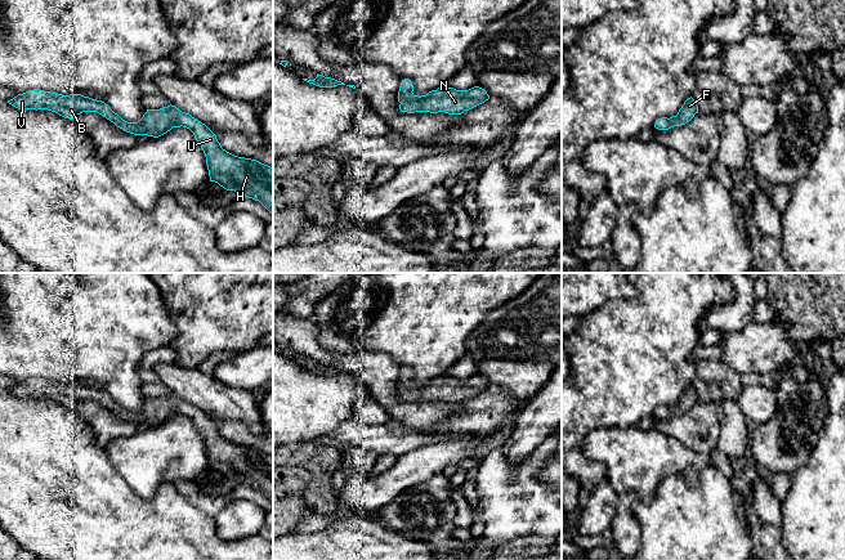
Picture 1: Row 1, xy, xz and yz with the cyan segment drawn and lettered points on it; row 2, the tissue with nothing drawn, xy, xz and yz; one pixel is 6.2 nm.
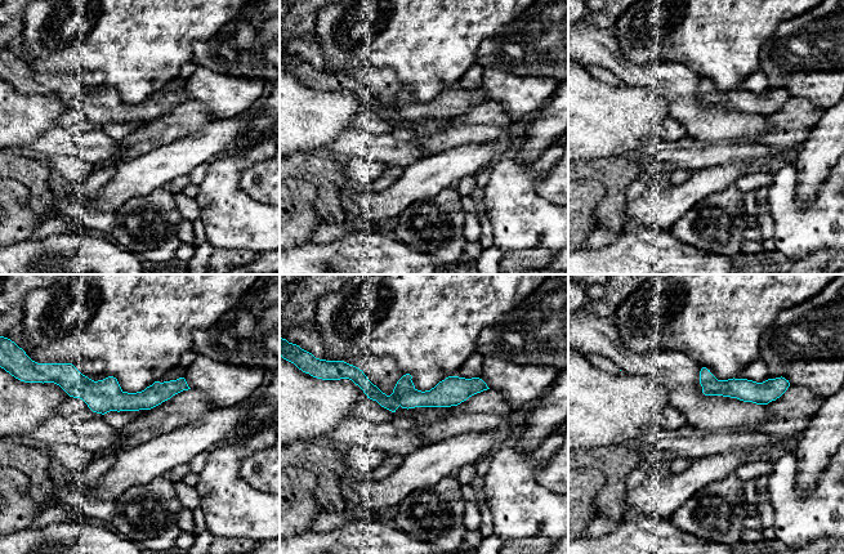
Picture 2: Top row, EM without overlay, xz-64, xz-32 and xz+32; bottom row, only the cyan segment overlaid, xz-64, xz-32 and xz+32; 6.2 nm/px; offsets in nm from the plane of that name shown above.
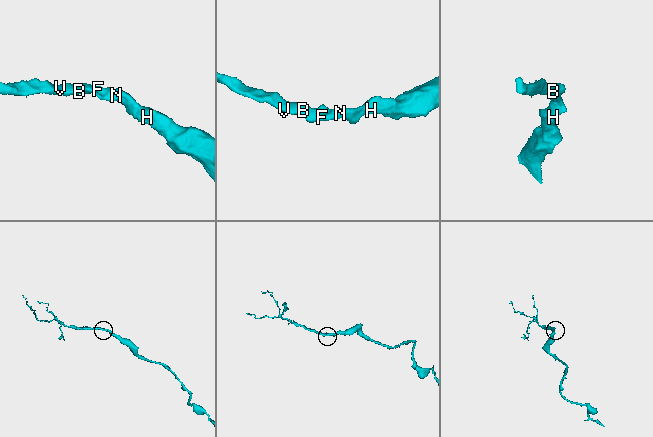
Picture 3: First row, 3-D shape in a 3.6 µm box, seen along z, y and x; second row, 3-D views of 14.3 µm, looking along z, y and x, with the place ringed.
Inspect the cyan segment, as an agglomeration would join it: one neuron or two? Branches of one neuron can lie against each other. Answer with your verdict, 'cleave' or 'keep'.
keep

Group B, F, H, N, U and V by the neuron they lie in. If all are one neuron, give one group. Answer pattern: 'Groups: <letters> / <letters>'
Groups: B F H N U V

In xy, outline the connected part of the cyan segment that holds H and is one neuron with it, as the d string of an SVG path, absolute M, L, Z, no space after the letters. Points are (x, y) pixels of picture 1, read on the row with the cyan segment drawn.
M35 89L18 94L8 103L18 109L48 109L70 120L82 112L97 112L134 135L158 138L173 127L187 127L205 153L210 182L227 191L234 191L237 196L259 201L273 216L273 167L227 152L205 124L175 106L147 109L138 122L128 122L104 102L81 94L62 95Z

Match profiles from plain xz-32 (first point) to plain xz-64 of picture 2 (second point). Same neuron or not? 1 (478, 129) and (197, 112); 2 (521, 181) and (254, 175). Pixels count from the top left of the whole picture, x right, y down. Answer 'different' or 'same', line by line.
1: same
2: different

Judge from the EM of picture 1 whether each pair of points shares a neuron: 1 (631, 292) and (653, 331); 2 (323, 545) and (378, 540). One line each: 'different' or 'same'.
1: different
2: same

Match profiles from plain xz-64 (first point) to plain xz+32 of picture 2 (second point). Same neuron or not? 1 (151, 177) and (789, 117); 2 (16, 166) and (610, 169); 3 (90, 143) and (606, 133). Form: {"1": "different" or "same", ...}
{"1": "different", "2": "same", "3": "different"}

